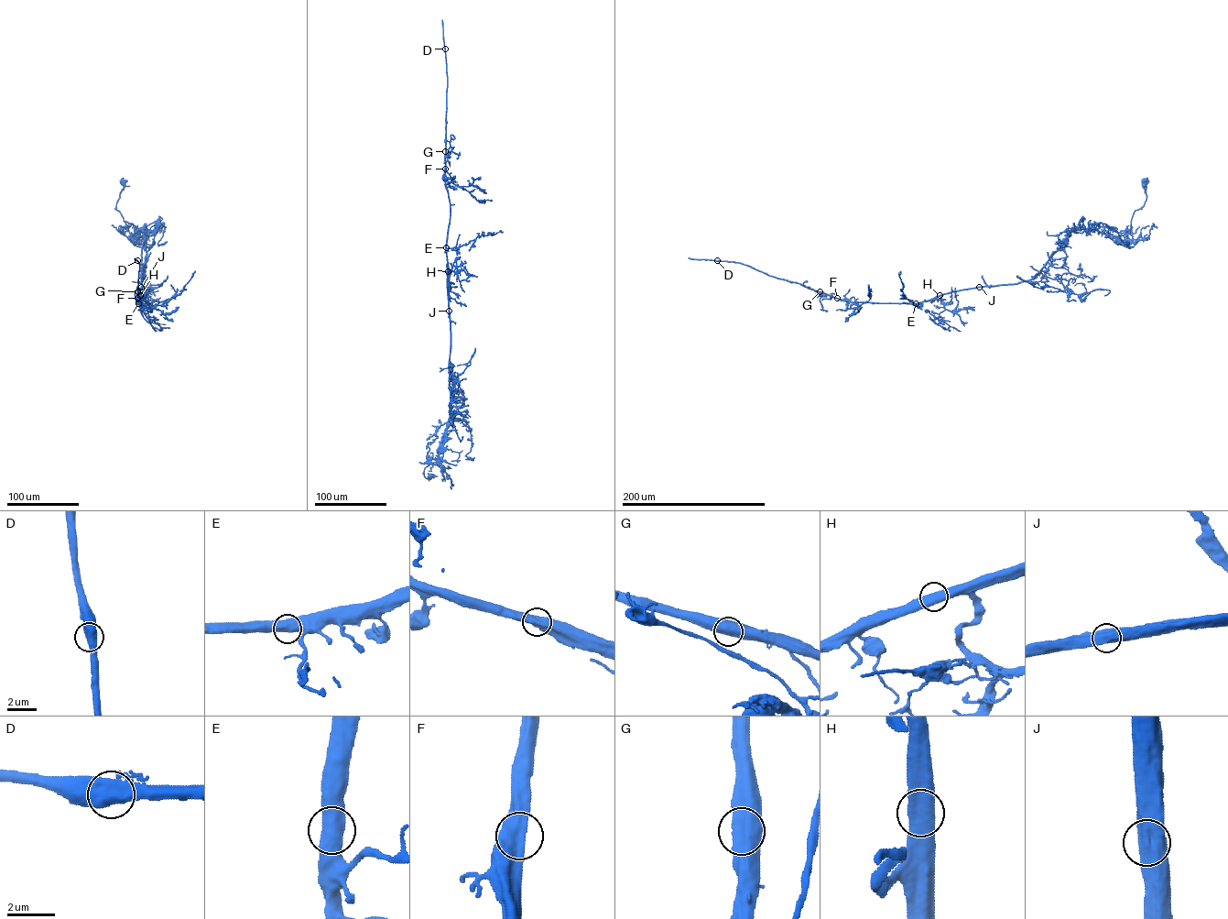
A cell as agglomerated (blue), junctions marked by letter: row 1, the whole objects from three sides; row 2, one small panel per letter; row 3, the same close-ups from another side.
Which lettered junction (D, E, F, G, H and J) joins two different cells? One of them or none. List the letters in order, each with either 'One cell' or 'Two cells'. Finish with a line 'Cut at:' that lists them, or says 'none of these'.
D: One cell
E: One cell
F: One cell
G: One cell
H: One cell
J: One cell
Cut at: none of these

